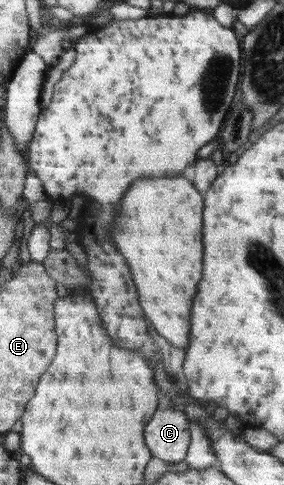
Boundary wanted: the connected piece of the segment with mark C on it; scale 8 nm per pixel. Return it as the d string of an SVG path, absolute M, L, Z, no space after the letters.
M160 409L147 425L146 441L154 457L169 463L182 462L191 444L191 422L184 411Z

